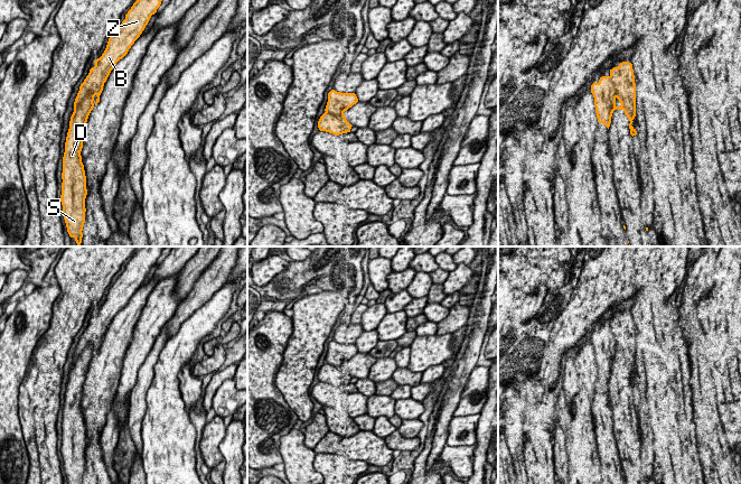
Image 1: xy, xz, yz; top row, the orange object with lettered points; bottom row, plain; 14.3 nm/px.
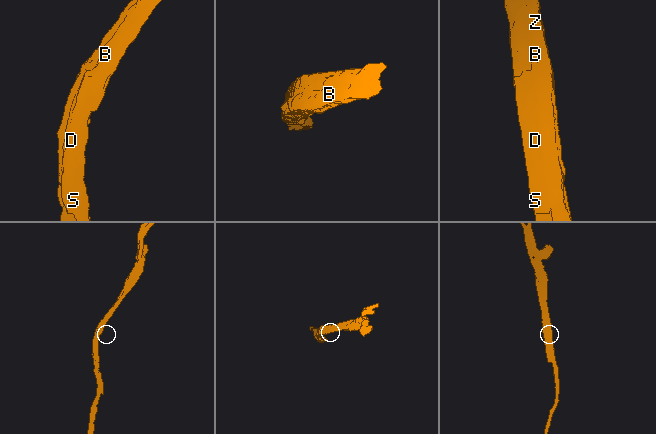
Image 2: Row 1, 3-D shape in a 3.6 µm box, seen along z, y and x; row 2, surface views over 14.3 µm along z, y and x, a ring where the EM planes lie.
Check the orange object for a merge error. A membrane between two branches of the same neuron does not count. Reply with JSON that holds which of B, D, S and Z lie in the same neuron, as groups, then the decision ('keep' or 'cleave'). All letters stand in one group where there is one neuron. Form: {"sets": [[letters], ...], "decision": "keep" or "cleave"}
{"sets": [["B", "Z"], ["D", "S"]], "decision": "cleave"}

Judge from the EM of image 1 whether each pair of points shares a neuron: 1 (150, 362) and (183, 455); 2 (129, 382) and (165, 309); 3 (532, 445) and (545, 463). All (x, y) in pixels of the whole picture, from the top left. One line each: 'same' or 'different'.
1: different
2: same
3: same

